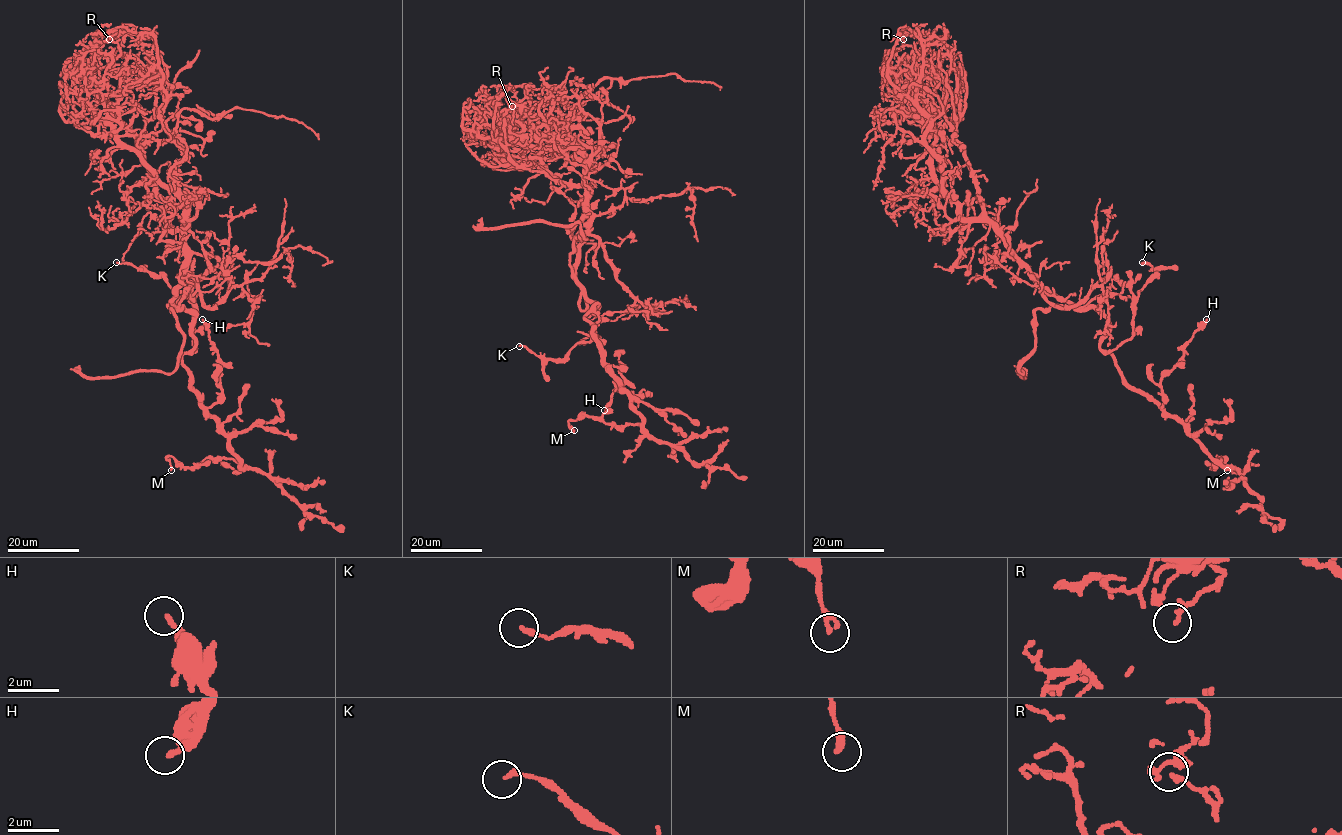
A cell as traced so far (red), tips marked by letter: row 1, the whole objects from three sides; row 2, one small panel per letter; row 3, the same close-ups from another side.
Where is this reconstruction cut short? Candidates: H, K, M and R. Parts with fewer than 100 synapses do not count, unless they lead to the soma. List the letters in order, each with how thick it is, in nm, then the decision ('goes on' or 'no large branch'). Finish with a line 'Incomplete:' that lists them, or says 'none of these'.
H: calibre 220 nm; no large branch
K: calibre 200 nm; no large branch
M: calibre 260 nm; no large branch
R: calibre 200 nm; no large branch
Incomplete: none of these

